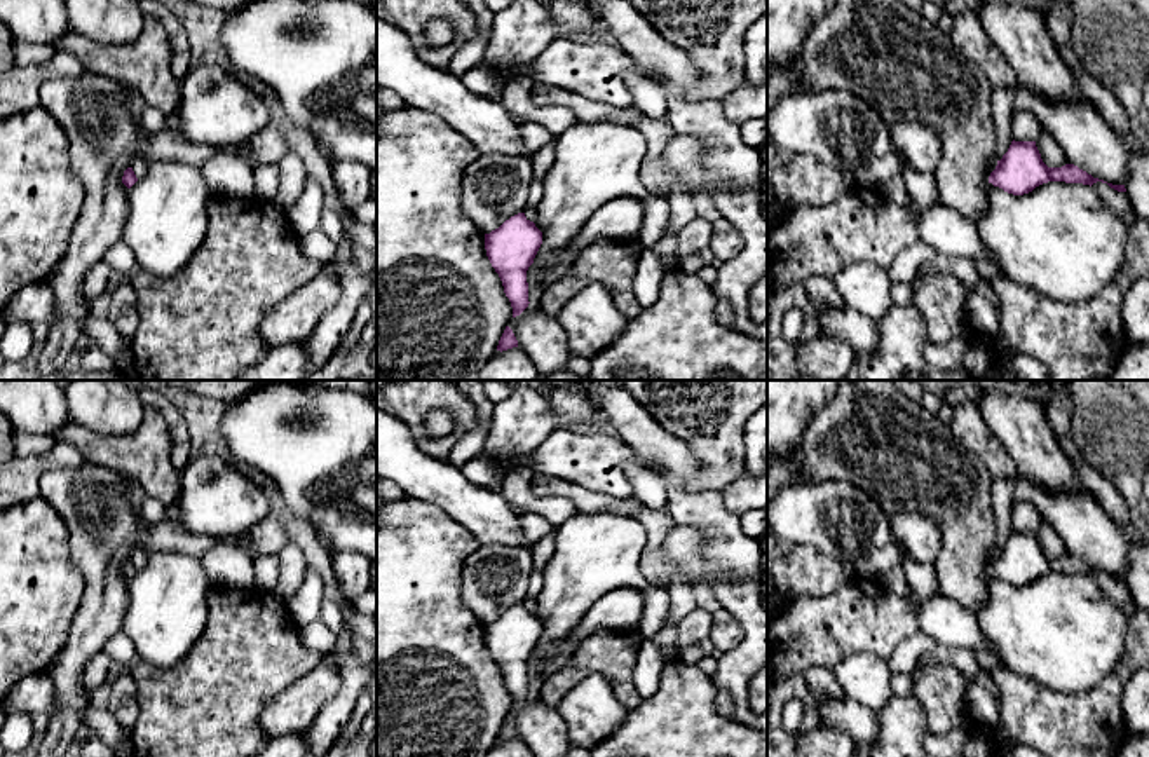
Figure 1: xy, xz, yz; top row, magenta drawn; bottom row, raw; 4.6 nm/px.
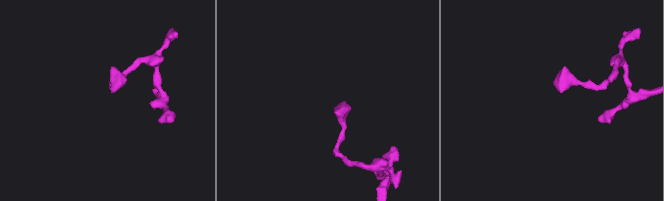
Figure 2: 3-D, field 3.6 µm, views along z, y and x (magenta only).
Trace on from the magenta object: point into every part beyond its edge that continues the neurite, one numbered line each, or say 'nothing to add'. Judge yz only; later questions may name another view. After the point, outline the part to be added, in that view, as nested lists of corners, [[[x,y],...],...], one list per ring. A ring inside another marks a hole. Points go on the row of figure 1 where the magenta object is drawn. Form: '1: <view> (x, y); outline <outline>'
nothing to add

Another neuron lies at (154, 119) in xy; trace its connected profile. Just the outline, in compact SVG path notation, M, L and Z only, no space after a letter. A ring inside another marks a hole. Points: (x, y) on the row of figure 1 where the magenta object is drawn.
M145 105L139 120L150 136L167 129L167 115L152 105Z

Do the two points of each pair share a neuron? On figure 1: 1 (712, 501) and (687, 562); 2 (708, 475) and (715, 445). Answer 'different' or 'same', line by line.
1: different
2: same

